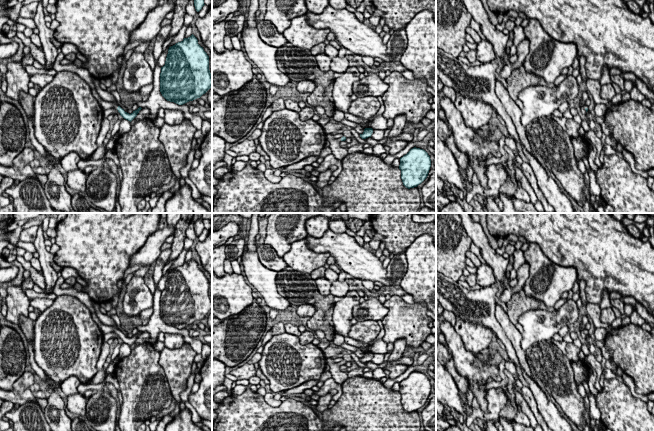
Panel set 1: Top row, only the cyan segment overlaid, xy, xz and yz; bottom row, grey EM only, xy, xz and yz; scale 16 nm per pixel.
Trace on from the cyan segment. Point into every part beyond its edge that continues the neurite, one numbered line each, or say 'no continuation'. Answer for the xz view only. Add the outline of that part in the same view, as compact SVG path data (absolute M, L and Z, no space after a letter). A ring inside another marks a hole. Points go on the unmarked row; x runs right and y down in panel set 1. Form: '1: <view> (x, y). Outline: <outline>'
1: xz (339, 376). Outline: M326 358L326 364L330 366L330 373L336 383L342 384L348 375L346 372L340 370L341 362L335 363L333 358Z

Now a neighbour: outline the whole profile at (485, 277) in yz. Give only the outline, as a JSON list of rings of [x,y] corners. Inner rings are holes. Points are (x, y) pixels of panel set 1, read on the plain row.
[[[481,264],[481,266],[477,268],[476,282],[478,285],[481,287],[488,287],[494,284],[495,281],[496,279],[491,266]]]

